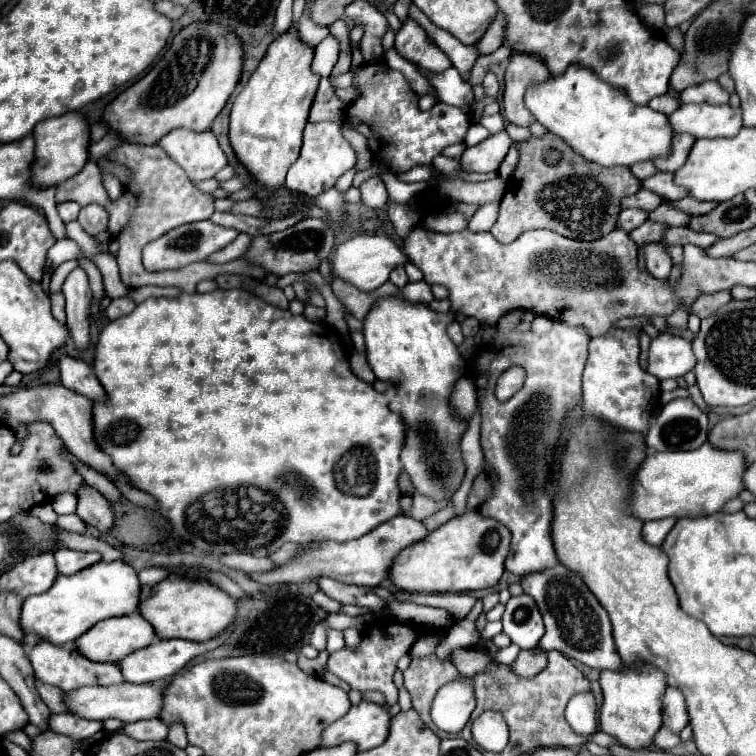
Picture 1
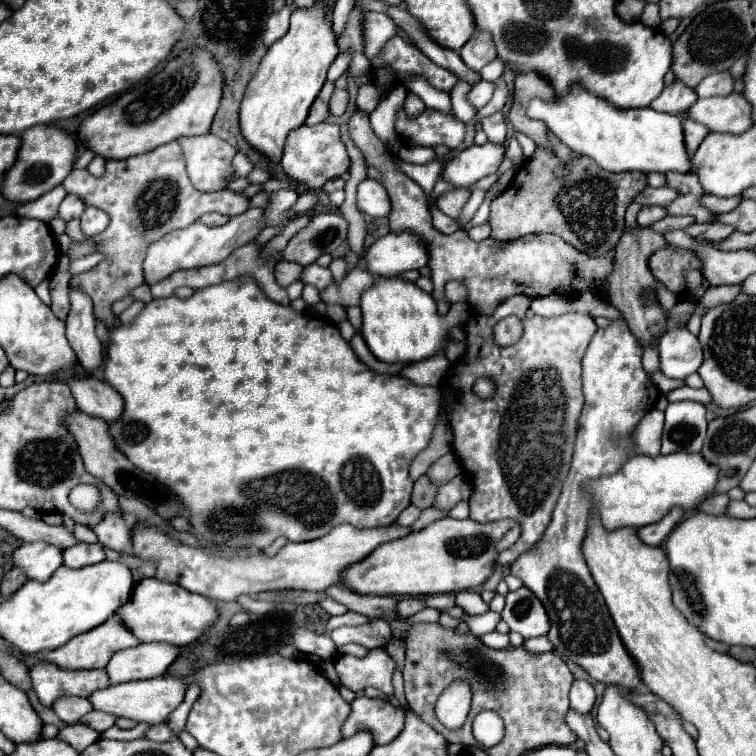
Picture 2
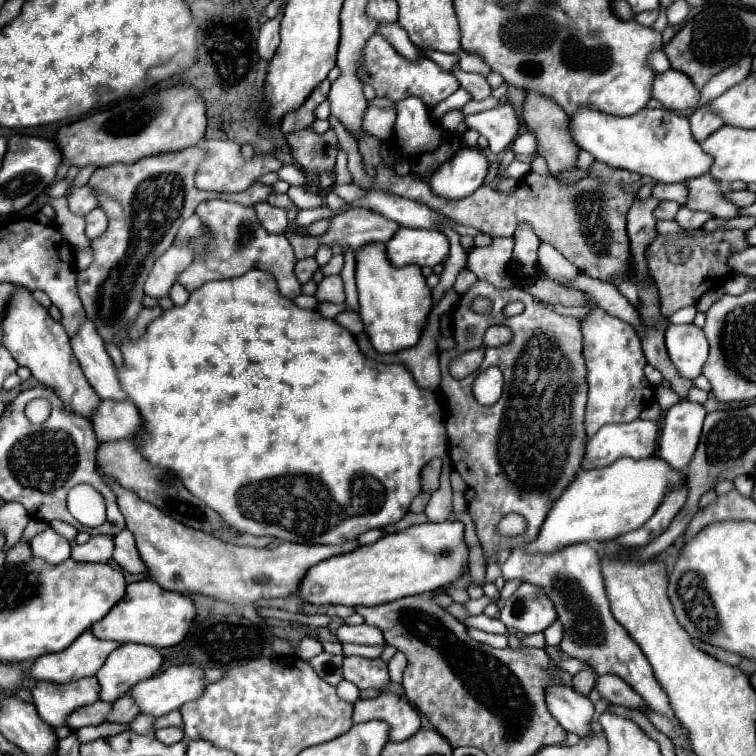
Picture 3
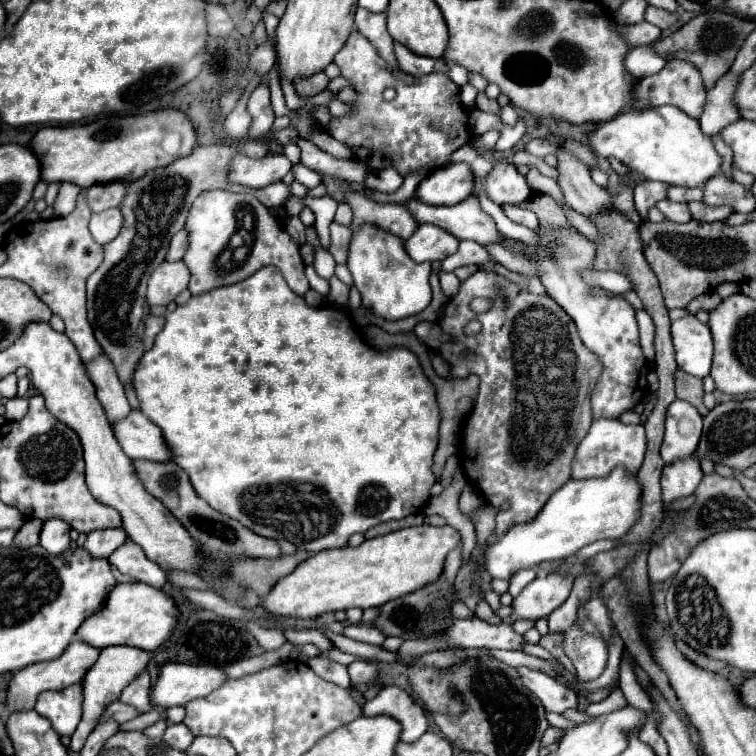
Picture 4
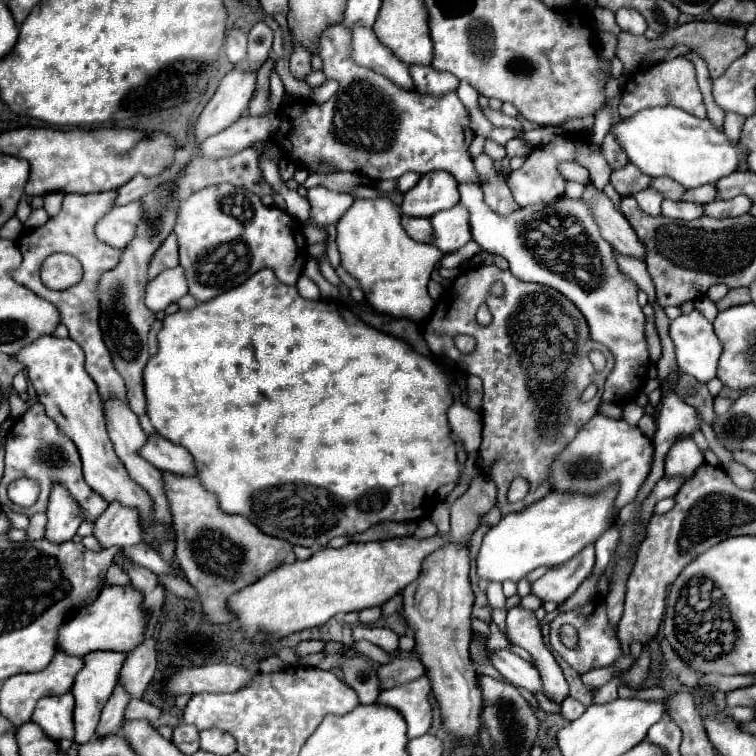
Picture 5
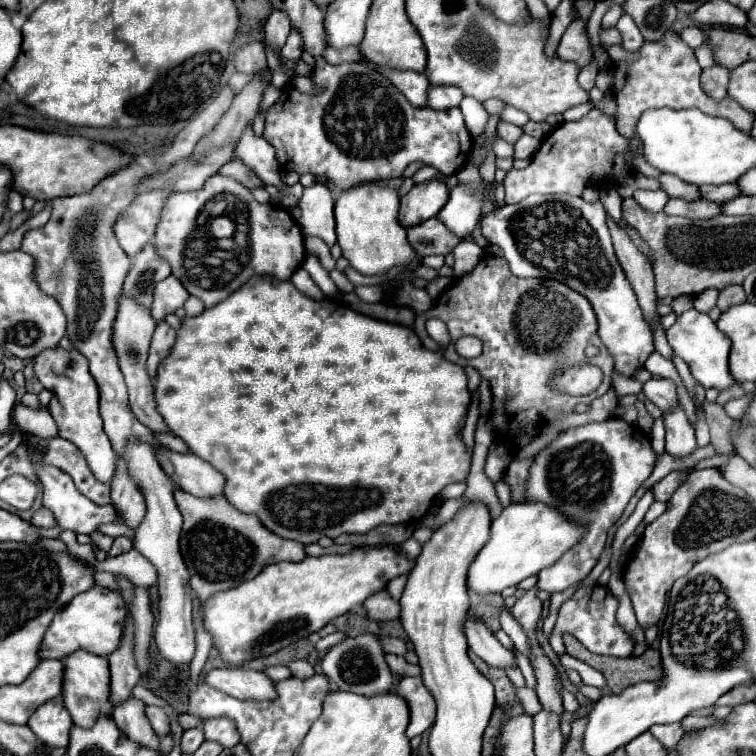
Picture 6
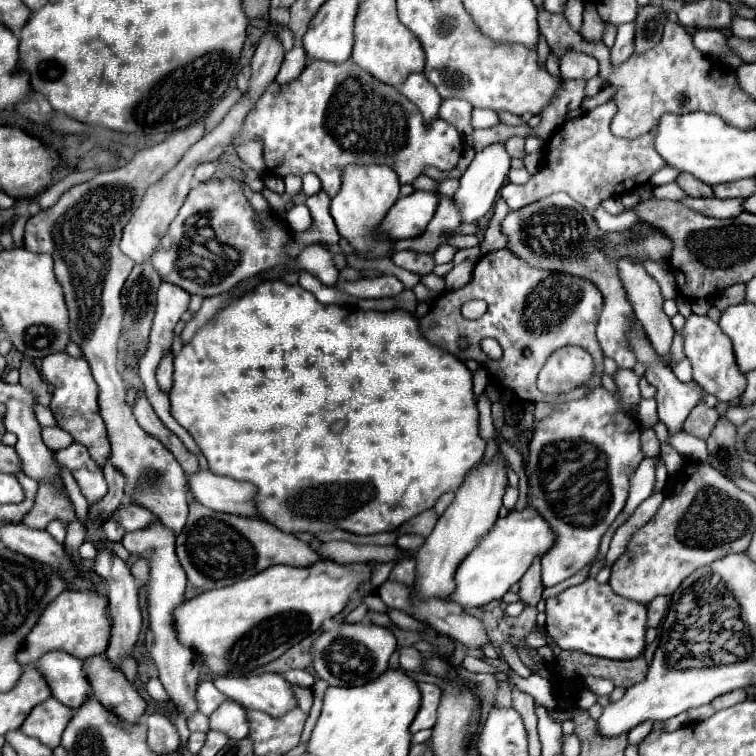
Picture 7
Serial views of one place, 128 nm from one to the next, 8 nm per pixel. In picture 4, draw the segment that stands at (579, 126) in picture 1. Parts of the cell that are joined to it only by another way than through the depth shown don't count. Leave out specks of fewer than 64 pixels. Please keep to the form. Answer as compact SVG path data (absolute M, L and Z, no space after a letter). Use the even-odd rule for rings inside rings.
M676 106L630 110L610 122L602 122L590 134L590 146L598 156L618 158L630 170L646 176L646 180L660 180L684 188L706 184L722 166L722 156L716 152L712 138L702 132L698 120Z

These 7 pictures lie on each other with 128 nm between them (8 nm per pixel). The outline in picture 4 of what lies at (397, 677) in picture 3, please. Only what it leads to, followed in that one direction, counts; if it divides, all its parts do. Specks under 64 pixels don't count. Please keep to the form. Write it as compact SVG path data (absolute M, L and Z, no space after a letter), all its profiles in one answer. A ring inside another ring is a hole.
M474 618L474 620L454 620L452 628L448 628L443 633L434 636L423 636L422 638L415 638L406 640L400 650L398 650L398 656L400 656L400 662L402 664L408 664L412 658L420 656L422 652L432 652L435 650L446 650L446 648L522 648L526 644L524 636L520 636L518 632L514 632L512 624L508 622L502 622L498 626L488 626L486 622Z

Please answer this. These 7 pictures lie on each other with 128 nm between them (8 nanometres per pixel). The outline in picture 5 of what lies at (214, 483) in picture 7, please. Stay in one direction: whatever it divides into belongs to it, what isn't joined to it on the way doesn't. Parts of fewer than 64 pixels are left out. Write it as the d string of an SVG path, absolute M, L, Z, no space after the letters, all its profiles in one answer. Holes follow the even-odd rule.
M160 434L148 436L148 444L144 444L142 456L162 472L176 476L198 476L192 454L184 446L172 444Z

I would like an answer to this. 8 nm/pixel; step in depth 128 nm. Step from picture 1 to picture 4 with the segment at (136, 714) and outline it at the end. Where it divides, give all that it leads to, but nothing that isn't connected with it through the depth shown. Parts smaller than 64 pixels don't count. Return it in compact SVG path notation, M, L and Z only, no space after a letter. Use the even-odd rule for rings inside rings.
M164 664L160 676L150 692L152 702L158 708L184 706L194 698L208 696L228 680L222 668L202 664Z

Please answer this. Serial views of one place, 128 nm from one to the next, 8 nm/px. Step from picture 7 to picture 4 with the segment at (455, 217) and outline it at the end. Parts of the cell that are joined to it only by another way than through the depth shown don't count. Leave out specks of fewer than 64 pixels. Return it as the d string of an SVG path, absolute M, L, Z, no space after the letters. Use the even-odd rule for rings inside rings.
M358 192L346 194L344 200L354 210L352 230L356 230L364 222L372 222L372 224L376 224L380 228L386 228L388 232L406 240L420 226L416 222L416 218L412 216L412 212L408 212L408 208L404 208L404 204L374 204L368 198L360 196Z

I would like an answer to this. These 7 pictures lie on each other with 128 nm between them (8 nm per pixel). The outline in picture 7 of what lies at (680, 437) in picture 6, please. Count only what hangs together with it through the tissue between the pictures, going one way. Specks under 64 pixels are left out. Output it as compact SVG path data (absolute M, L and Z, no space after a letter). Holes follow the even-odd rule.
M636 318L630 322L630 330L628 330L628 336L626 336L626 338L628 338L628 342L630 342L630 346L632 346L632 352L636 354L638 362L646 366L644 378L656 388L656 398L654 398L654 400L658 402L658 418L668 426L668 432L670 432L670 434L682 430L682 424L684 424L686 416L688 416L688 414L692 412L692 408L698 406L700 402L706 402L710 407L716 406L718 402L717 398L712 394L708 394L708 392L704 392L704 388L700 388L696 382L680 382L680 380L674 376L672 368L668 368L668 366L660 360L660 356L656 354L656 350L652 348L652 344L650 344L650 340L648 340L644 328L638 324Z

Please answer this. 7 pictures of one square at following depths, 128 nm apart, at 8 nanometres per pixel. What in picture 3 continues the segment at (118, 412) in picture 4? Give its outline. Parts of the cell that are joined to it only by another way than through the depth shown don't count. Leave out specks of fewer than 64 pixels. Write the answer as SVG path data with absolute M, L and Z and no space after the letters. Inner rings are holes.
M86 320L80 332L70 340L72 350L82 366L82 372L90 386L102 400L126 400L126 394L120 388L116 368L112 358L106 352L104 342L98 332L92 328L92 322Z

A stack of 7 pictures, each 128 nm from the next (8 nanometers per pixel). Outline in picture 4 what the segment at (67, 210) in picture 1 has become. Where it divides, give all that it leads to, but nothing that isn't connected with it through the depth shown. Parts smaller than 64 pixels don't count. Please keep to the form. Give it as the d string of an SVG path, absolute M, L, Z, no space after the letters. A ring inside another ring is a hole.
M112 182L112 184L96 184L86 190L88 204L92 204L92 212L102 212L108 208L118 208L126 196L126 184L124 182Z

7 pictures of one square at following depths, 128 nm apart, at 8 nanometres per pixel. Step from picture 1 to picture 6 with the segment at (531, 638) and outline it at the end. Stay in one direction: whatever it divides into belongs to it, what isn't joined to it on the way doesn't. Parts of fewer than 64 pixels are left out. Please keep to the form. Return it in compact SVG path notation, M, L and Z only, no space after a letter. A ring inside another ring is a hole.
M624 420L590 422L560 432L546 448L542 448L526 480L526 502L542 502L562 512L574 524L586 528L586 536L570 548L556 564L538 572L538 588L550 594L584 580L596 566L608 528L622 516L626 504L650 476L654 468L654 452L650 438Z

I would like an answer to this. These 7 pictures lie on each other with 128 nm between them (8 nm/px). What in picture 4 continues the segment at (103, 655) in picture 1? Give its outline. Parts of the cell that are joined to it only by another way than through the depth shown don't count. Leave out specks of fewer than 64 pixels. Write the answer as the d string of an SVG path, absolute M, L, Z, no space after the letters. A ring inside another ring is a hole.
M74 638L72 644L68 644L68 648L62 652L62 656L52 660L50 664L32 664L28 668L22 668L20 672L14 672L10 682L8 682L8 690L6 690L6 710L10 714L32 710L40 692L44 692L44 690L64 690L72 684L78 684L84 678L86 670L96 662L98 654L100 654L98 648L92 648L92 646L84 644L82 640Z

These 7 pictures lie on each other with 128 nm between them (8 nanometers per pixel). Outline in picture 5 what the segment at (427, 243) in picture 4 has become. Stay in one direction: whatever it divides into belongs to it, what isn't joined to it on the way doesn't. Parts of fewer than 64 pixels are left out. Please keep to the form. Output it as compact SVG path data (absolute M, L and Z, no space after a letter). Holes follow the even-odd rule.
M460 202L450 210L442 210L434 214L430 222L436 236L434 246L438 246L444 252L454 252L462 248L468 240L472 240L470 214Z

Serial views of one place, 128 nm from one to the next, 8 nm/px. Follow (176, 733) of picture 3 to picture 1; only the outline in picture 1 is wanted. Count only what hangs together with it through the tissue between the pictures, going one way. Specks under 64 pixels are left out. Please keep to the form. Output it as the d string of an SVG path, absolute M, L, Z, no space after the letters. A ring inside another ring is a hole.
M140 720L136 724L126 724L122 728L134 740L166 740L168 726L162 720Z

